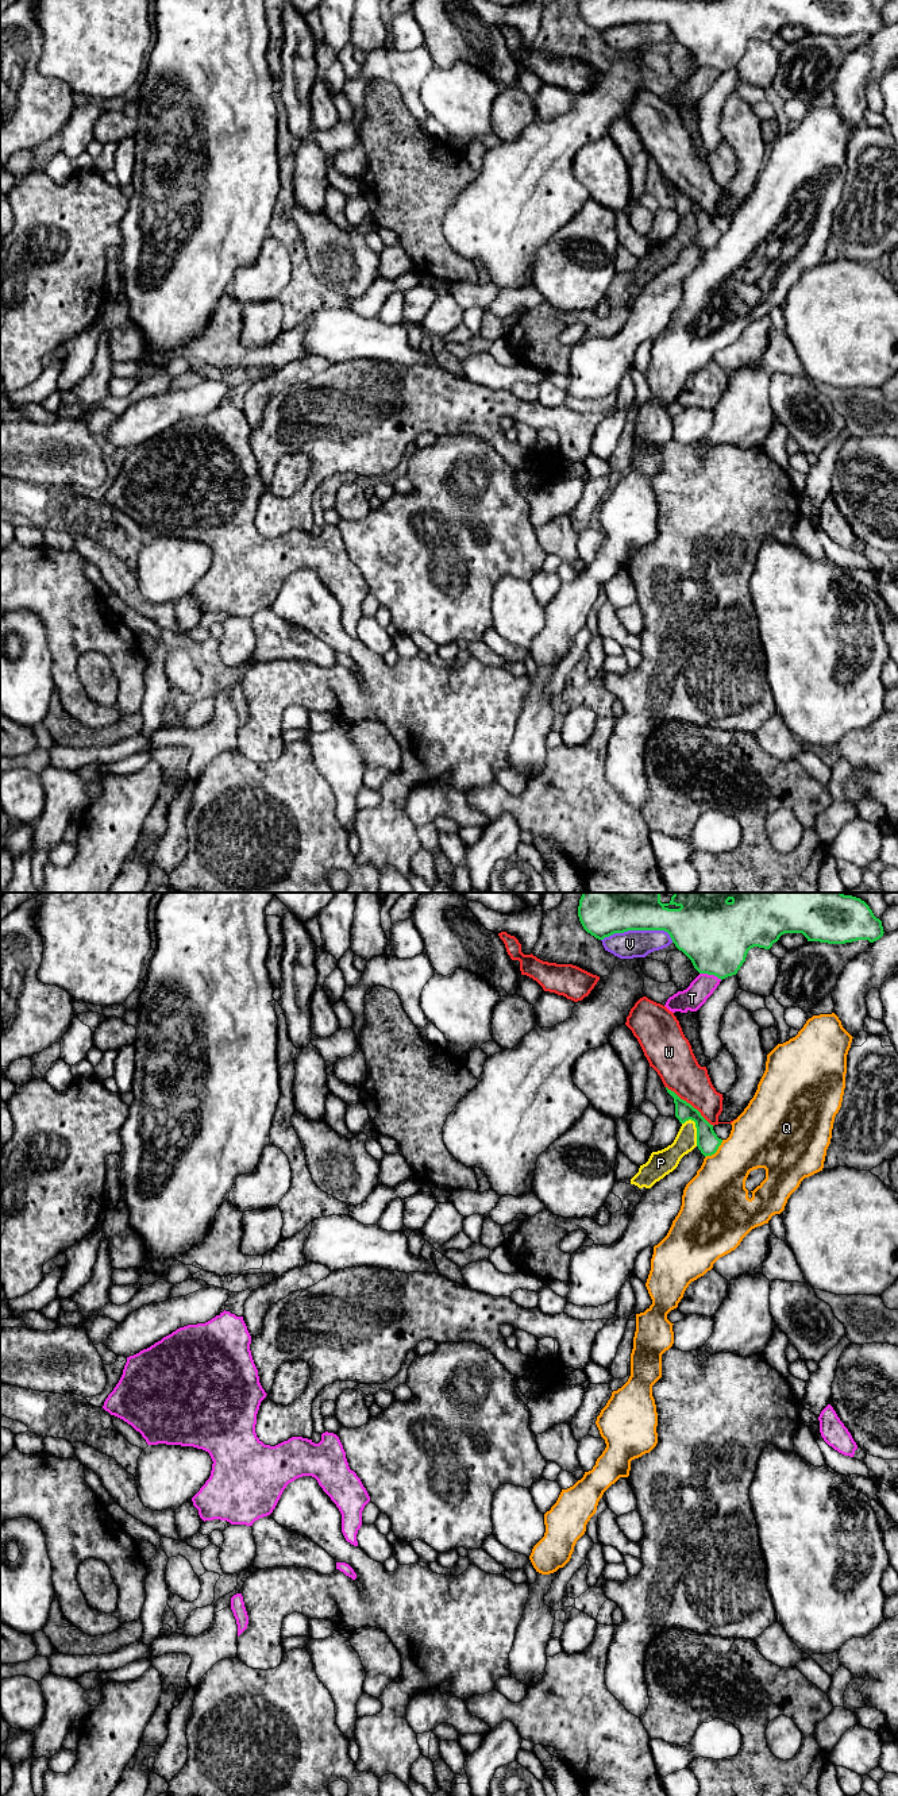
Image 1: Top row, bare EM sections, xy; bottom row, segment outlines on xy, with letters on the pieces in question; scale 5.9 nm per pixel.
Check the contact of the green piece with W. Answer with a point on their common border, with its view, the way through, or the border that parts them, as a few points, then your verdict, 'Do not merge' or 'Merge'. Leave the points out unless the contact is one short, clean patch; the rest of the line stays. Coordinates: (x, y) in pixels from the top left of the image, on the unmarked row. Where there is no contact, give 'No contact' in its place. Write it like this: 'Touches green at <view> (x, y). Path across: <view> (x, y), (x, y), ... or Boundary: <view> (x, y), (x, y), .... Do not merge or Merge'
Touches green at xy (689, 196). Do not merge

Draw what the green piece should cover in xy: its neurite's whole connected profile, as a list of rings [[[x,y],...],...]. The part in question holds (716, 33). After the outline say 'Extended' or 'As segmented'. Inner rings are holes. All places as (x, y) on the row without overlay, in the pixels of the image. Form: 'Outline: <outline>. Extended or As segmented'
Outline: [[[578,0],[578,9],[598,32],[628,23],[664,23],[699,66],[721,73],[737,66],[751,41],[770,42],[785,26],[802,26],[808,34],[828,36],[874,35],[884,26],[870,0]]]. As segmented

